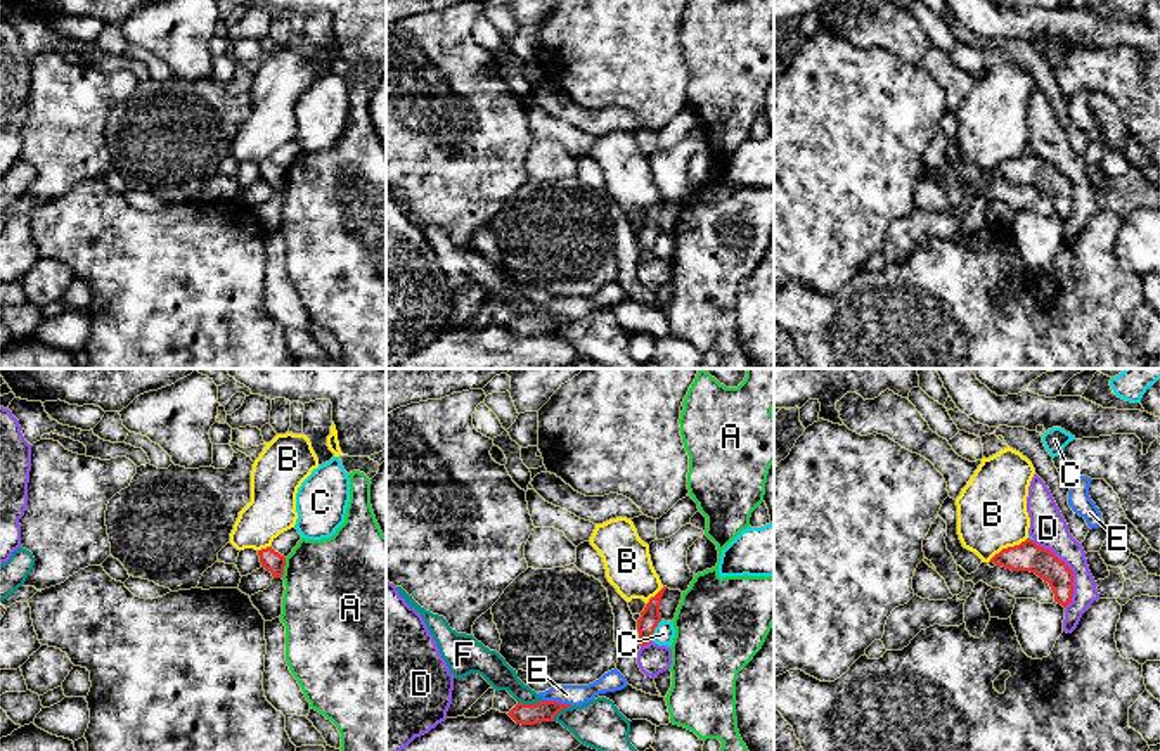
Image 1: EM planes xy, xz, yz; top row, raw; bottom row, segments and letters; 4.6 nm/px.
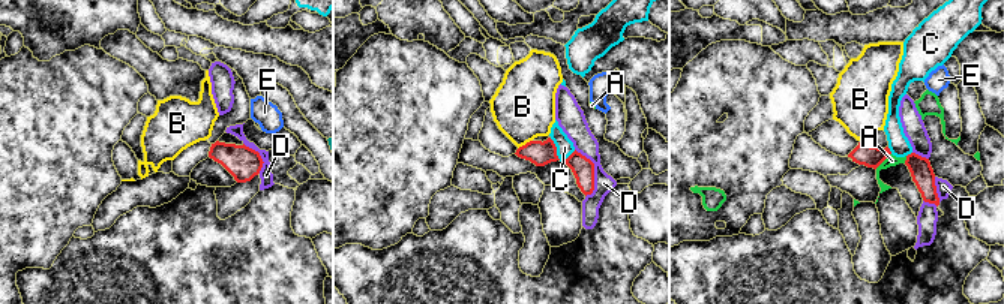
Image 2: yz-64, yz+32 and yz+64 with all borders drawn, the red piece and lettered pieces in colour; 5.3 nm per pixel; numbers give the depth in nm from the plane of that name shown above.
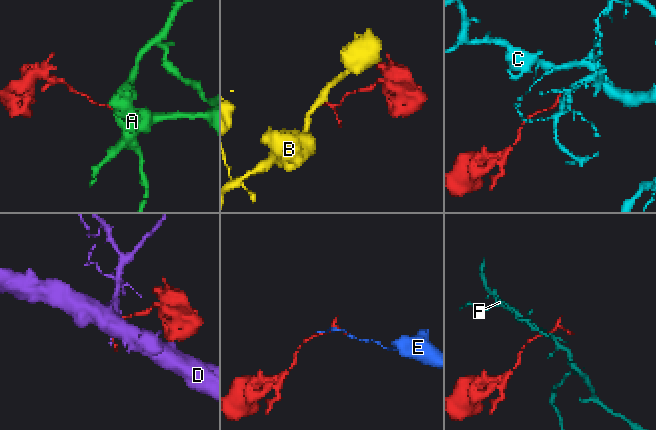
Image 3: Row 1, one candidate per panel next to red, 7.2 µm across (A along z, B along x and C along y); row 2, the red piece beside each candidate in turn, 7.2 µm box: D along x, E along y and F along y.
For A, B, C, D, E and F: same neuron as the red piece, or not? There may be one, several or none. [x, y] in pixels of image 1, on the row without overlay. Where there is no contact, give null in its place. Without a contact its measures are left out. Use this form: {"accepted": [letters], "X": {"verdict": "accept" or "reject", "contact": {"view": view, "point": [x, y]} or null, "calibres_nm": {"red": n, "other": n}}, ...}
{"accepted": [], "A": {"verdict": "reject", "contact": {"view": "xy", "point": [283, 180]}, "calibres_nm": {"red": 100, "other": 440}}, "B": {"verdict": "reject", "contact": {"view": "yz", "point": [1008, 160]}, "calibres_nm": {"red": 140, "other": 320}}, "C": {"verdict": "reject", "contact": {"view": "xz", "point": [653, 243]}, "calibres_nm": {"red": 90, "other": 100}}, "D": {"verdict": "reject", "contact": {"view": "yz", "point": [1070, 182]}, "calibres_nm": {"red": 140, "other": 170}}, "E": {"verdict": "reject", "contact": {"view": "xz", "point": [558, 315]}, "calibres_nm": {"red": 100, "other": 100}}, "F": {"verdict": "reject", "contact": {"view": "xz", "point": [530, 317]}, "calibres_nm": {"red": 100, "other": 140}}}

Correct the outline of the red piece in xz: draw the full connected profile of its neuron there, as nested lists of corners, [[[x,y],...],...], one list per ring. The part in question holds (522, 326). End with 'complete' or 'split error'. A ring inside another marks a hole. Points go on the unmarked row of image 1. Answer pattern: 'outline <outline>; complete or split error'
outline [[[540,313],[537,317],[518,315],[507,327],[521,337],[535,337],[542,334],[552,334],[554,329],[570,317],[561,317],[556,313]]]; complete

